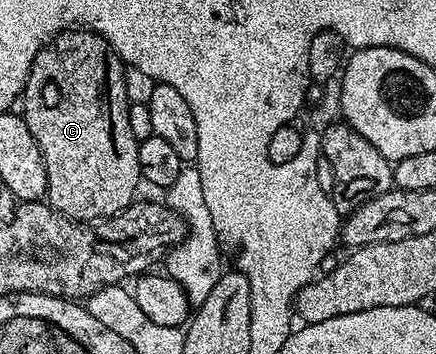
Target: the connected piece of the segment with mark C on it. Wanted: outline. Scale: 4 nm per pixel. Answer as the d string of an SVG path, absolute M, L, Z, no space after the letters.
M75 27L59 33L39 51L22 89L20 115L28 131L32 131L36 147L40 147L48 175L45 200L70 221L85 223L111 217L124 211L139 196L138 185L143 184L139 141L132 135L132 126L128 123L132 101L126 98L126 73L127 66L100 34Z

